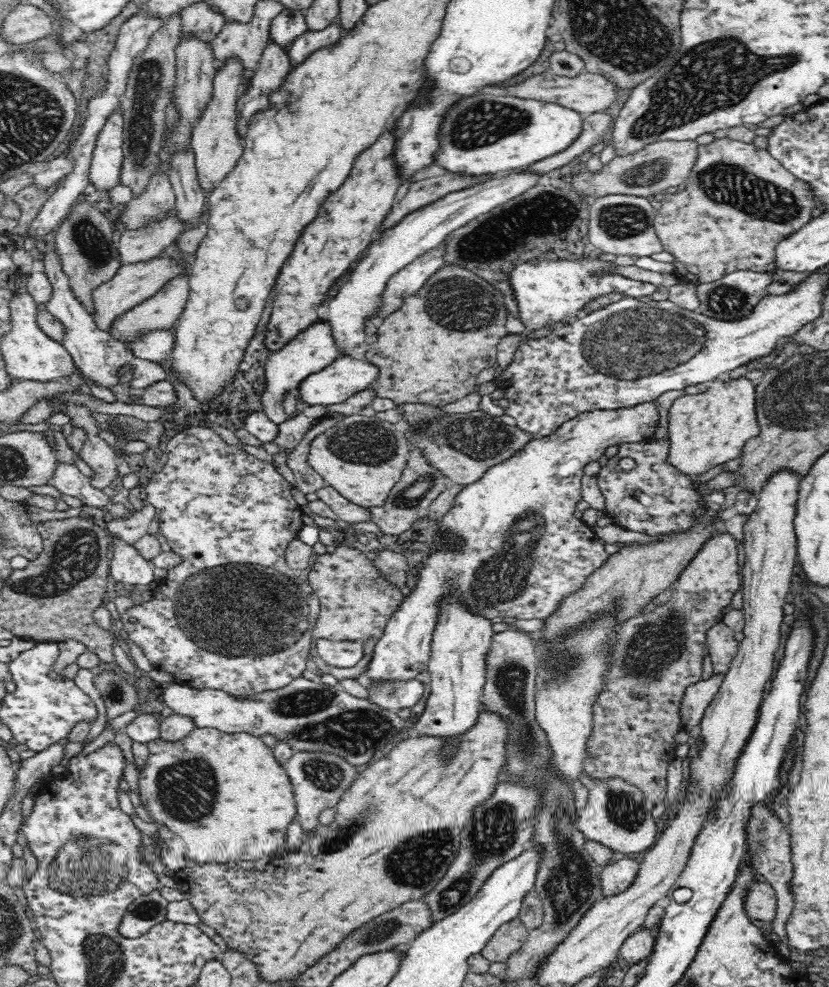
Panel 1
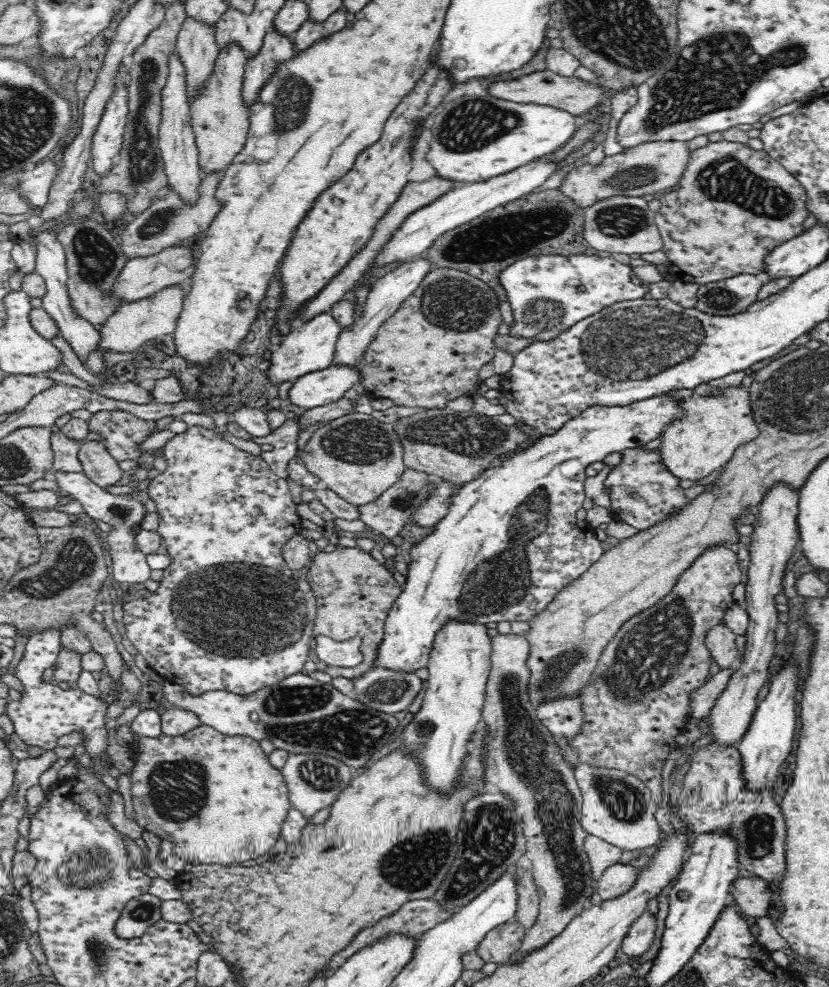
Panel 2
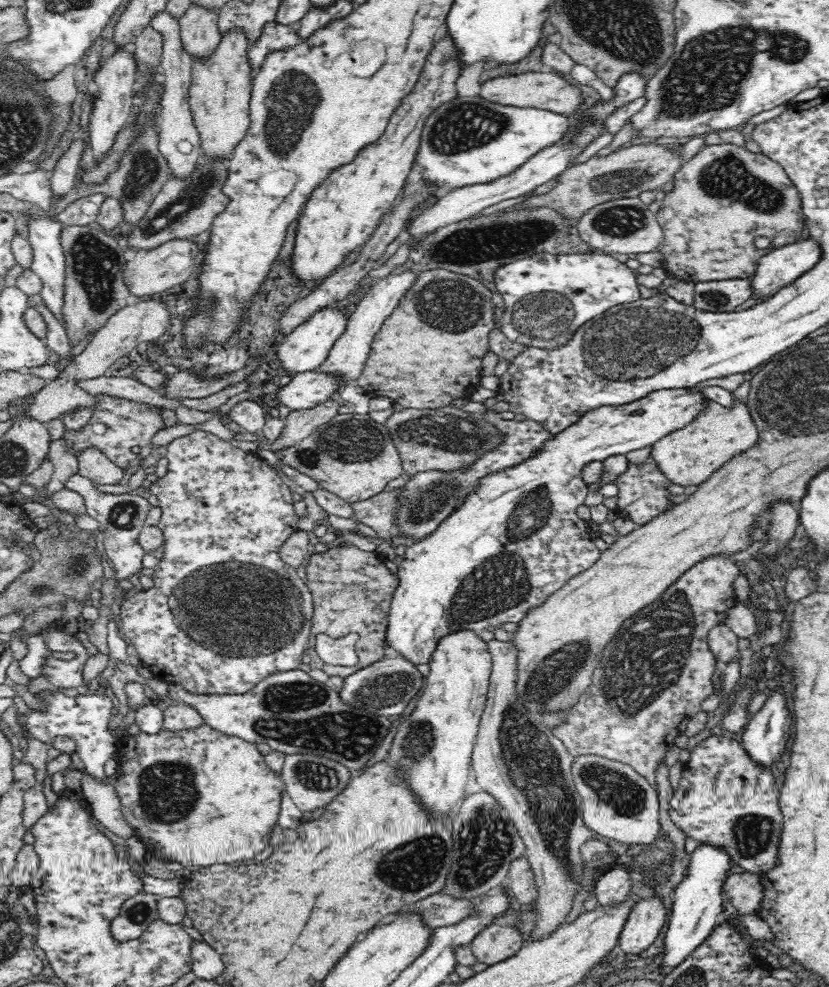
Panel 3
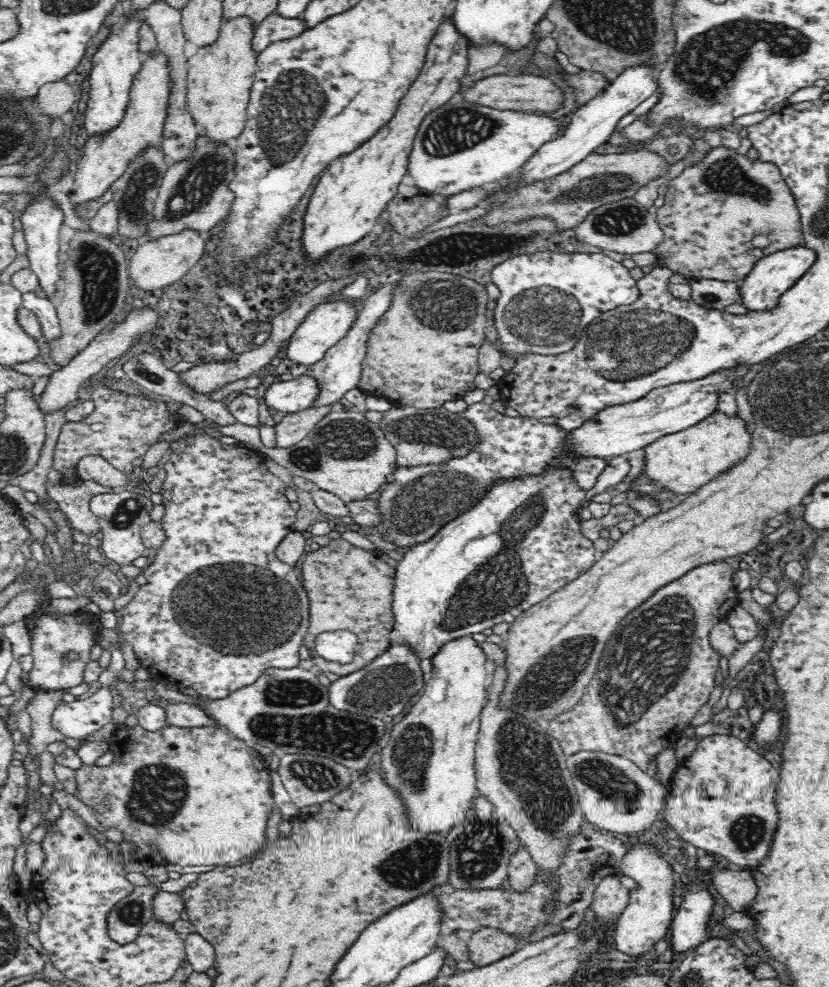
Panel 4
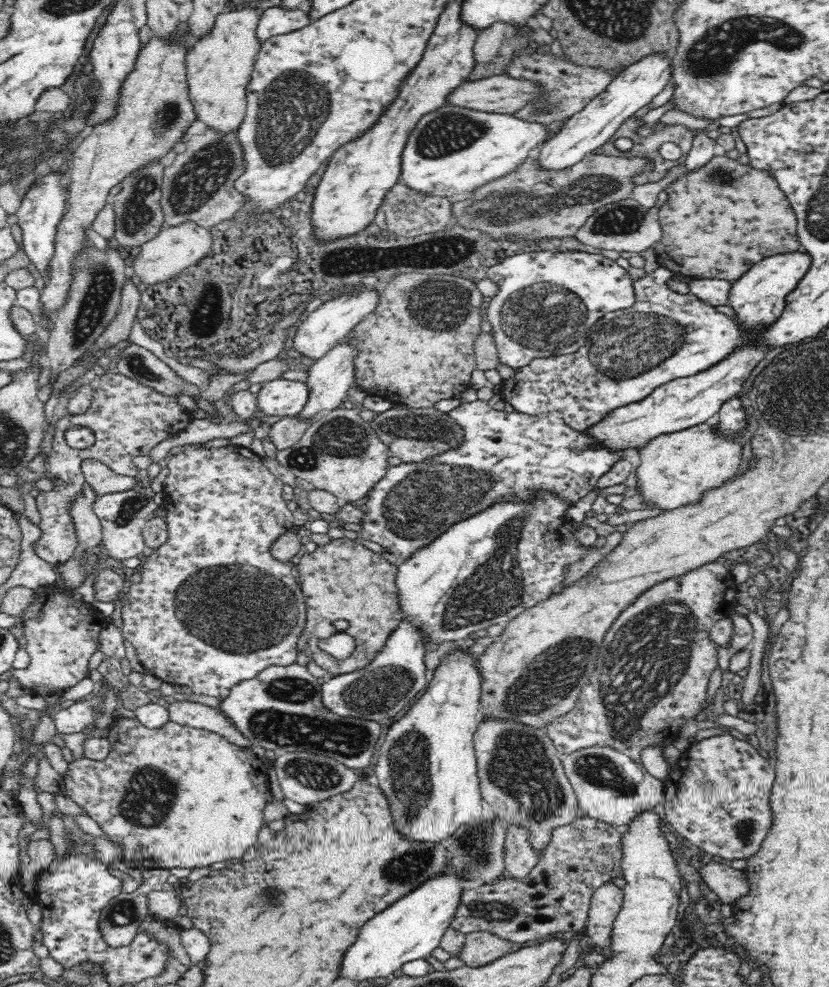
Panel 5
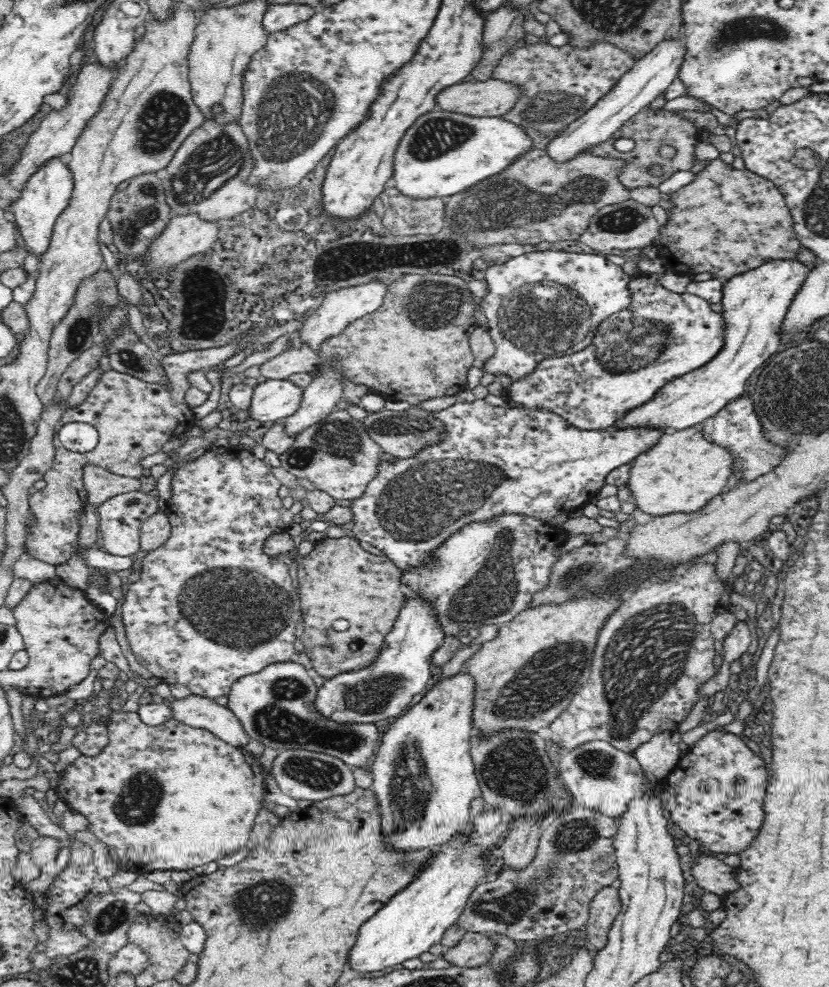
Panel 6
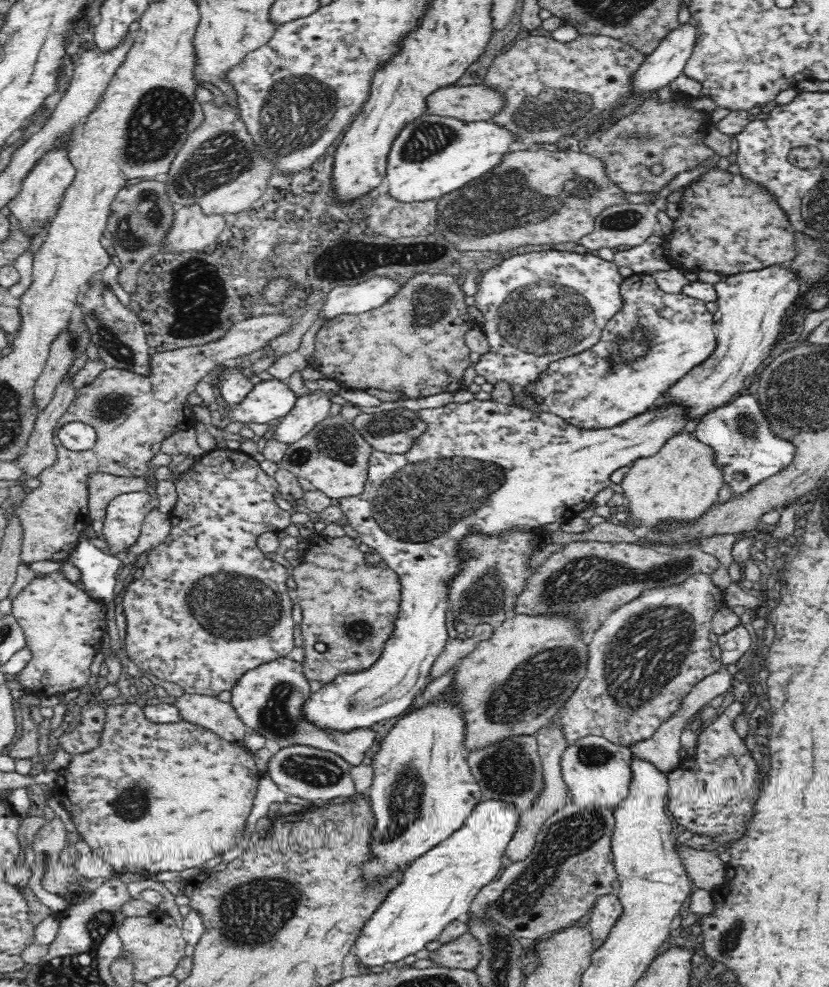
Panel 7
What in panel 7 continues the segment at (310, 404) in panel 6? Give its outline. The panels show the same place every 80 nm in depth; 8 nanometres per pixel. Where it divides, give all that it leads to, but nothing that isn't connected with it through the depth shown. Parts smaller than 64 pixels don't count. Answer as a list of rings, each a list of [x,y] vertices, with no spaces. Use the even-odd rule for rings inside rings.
[[[317,390],[308,396],[297,398],[294,408],[280,418],[281,422],[276,426],[272,437],[287,445],[298,442],[319,422],[334,413],[335,407],[328,399],[330,394],[331,392]]]

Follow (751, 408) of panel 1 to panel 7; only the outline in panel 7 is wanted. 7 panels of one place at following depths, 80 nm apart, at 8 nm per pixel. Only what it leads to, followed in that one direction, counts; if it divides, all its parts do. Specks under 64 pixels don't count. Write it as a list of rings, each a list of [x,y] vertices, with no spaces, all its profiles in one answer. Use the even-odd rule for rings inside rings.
[[[688,428],[682,433],[672,436],[660,449],[659,453],[648,458],[640,458],[629,466],[629,472],[621,483],[624,489],[625,503],[628,509],[626,526],[642,535],[647,532],[664,532],[670,526],[686,526],[696,524],[705,512],[712,508],[718,499],[718,492],[725,484],[723,473],[717,470],[712,458],[712,449],[692,437],[693,431]]]

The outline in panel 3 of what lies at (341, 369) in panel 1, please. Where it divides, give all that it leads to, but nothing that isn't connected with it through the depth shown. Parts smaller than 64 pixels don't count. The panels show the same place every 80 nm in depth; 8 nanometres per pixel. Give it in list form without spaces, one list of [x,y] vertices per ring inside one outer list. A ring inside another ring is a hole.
[[[308,371],[296,373],[286,385],[276,389],[275,400],[278,404],[291,408],[293,411],[314,408],[336,396],[338,379],[334,375]]]

